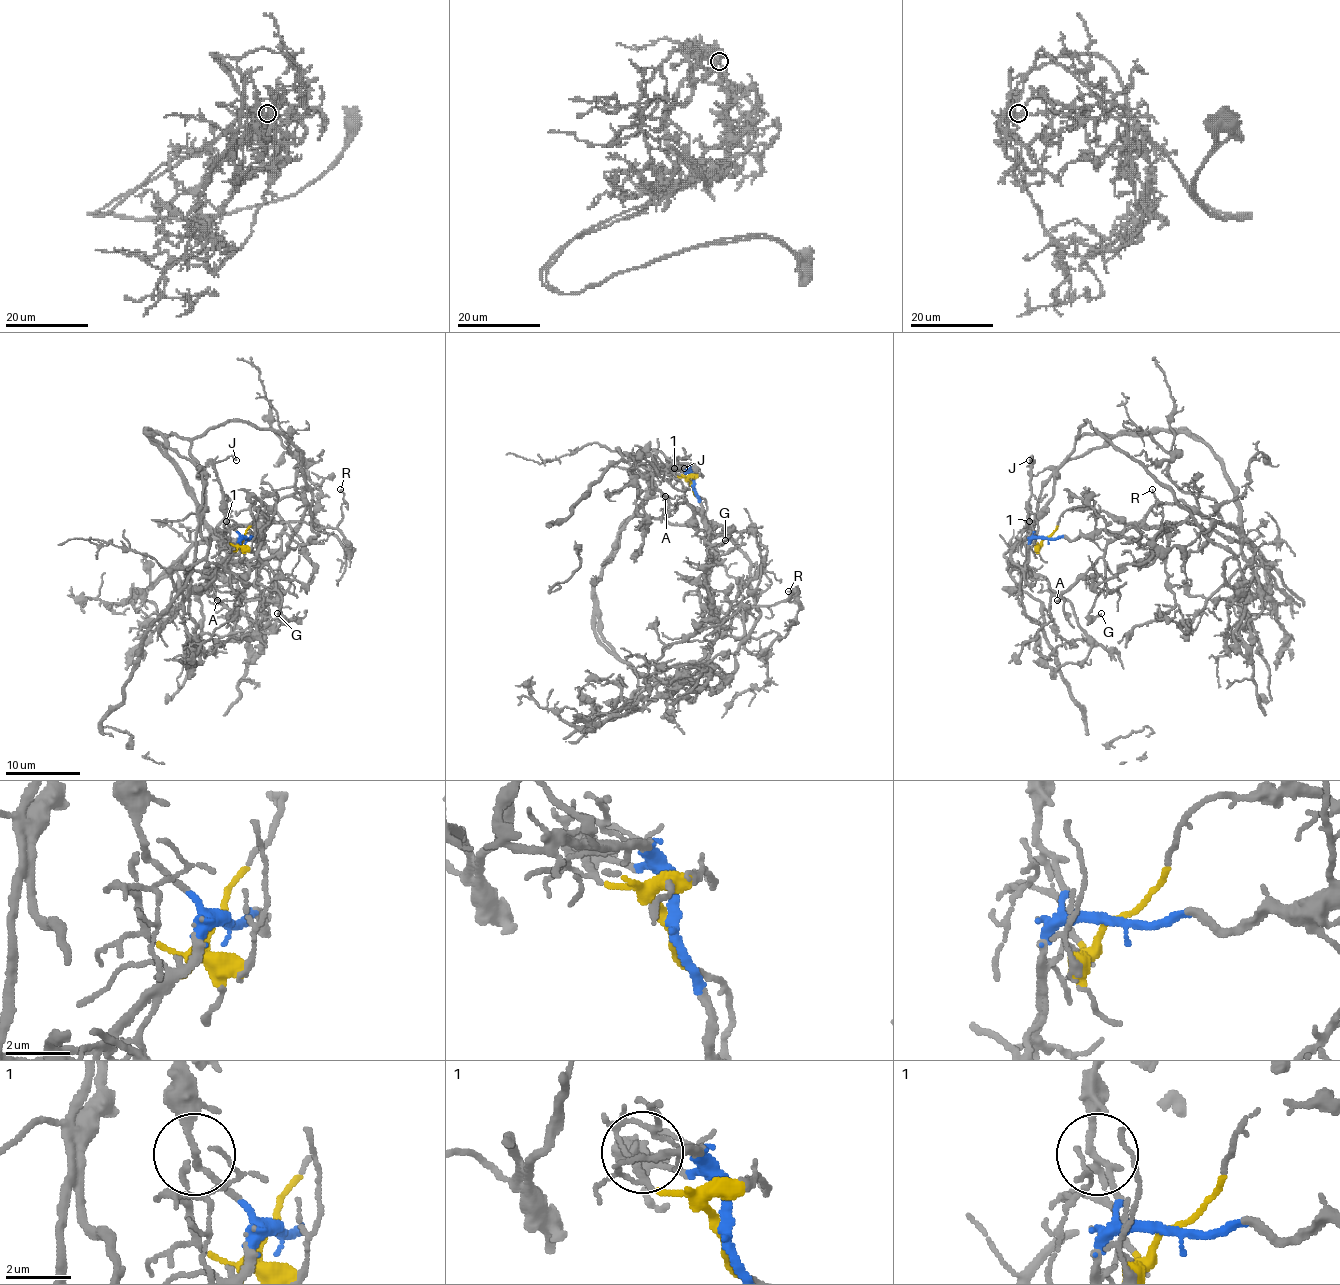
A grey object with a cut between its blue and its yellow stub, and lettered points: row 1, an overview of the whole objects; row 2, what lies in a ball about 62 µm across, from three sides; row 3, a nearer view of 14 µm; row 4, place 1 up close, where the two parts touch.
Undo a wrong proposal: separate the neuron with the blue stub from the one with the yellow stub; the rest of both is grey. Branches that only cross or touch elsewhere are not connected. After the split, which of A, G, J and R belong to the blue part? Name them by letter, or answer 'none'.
J, R

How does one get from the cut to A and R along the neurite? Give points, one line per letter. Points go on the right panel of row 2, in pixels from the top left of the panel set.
A: (1045, 537), (1068, 509), (1101, 509), (1114, 515), (1124, 524), (1124, 532), (1109, 543), (1101, 556), (1057, 601)
R: (1045, 537), (1075, 539), (1103, 530), (1180, 523), (1167, 521), (1163, 528), (1163, 508), (1152, 489)

